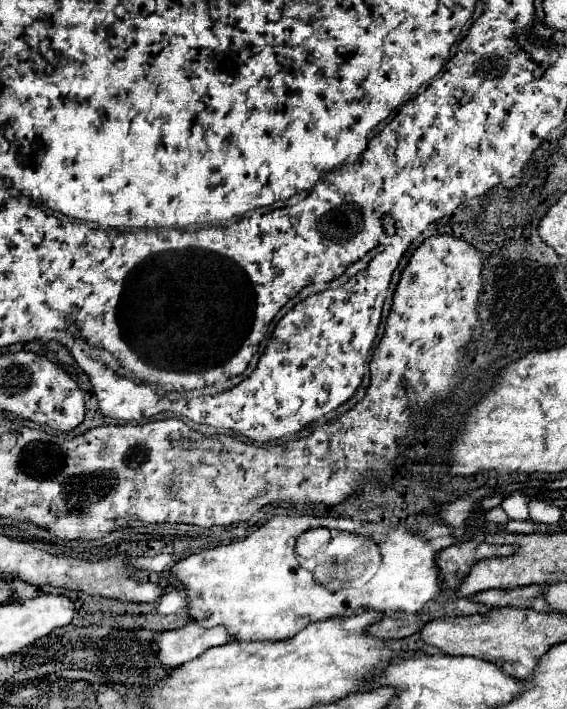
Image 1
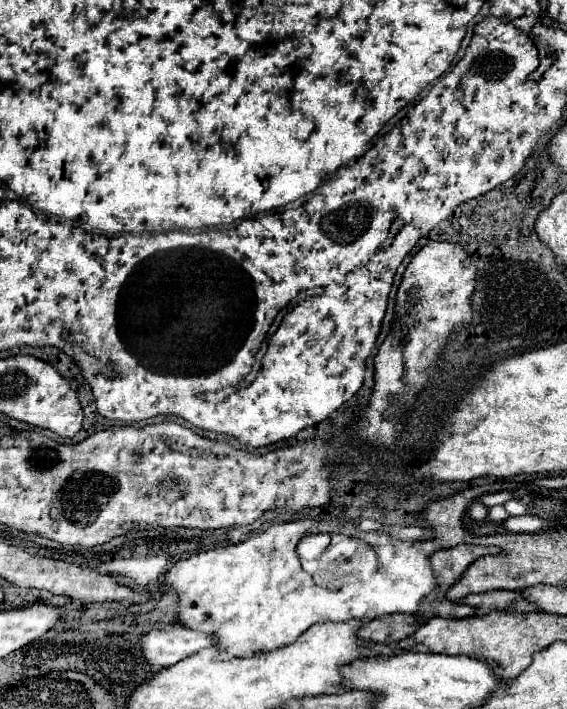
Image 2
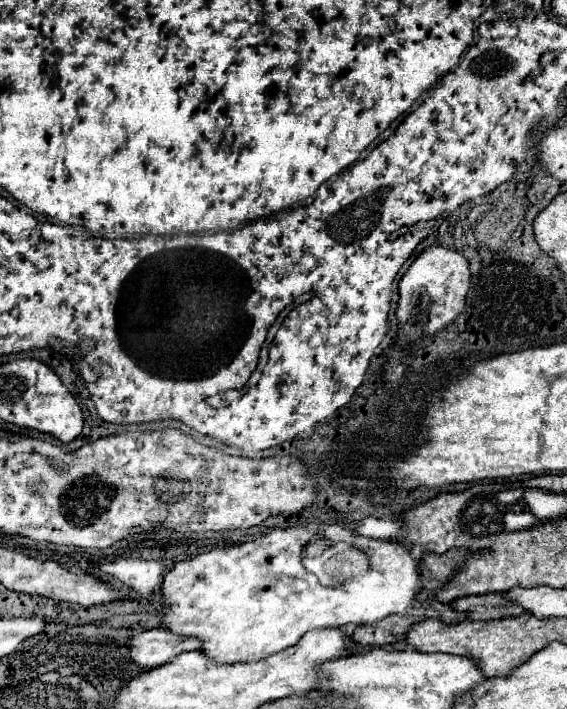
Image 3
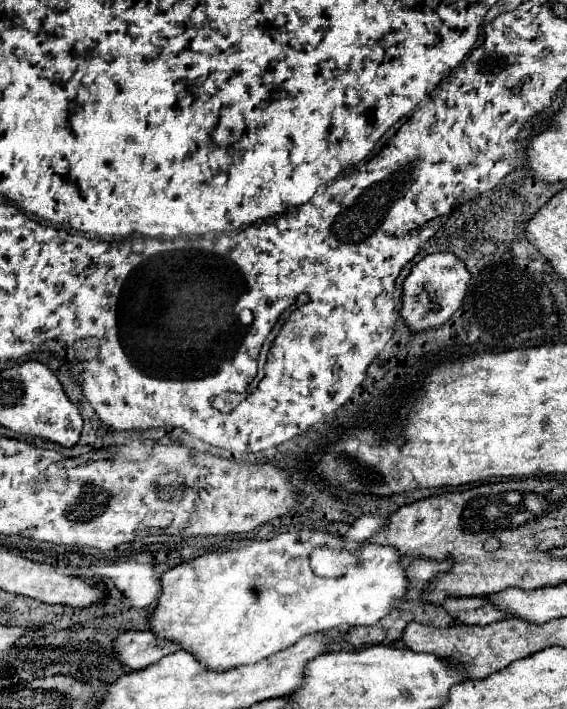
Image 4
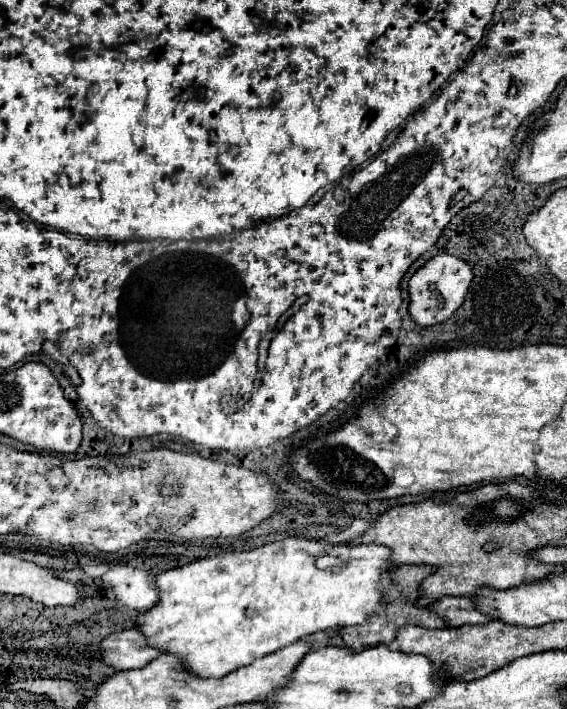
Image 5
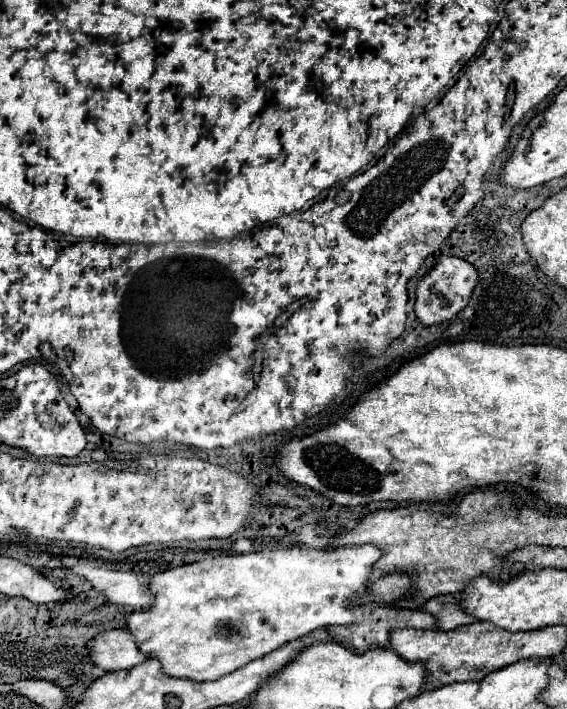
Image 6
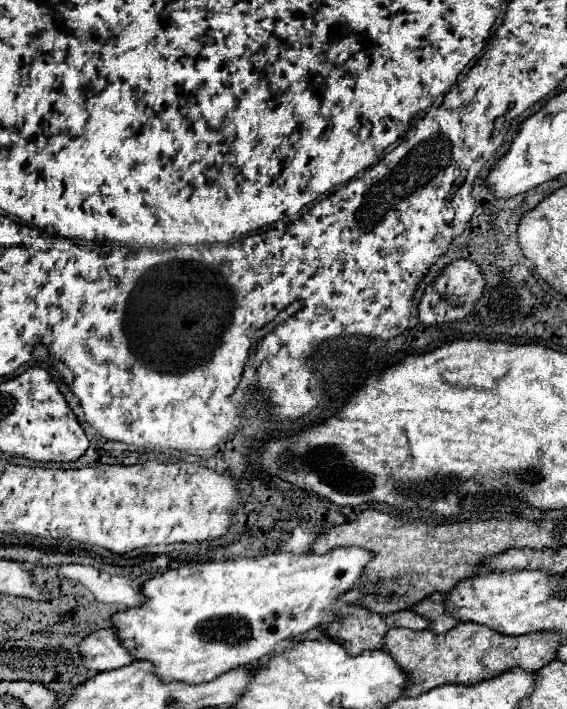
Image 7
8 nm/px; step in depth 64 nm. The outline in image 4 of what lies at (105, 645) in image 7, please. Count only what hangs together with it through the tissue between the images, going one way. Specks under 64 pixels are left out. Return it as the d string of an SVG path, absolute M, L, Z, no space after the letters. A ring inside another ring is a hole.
M124 632L114 640L116 658L132 670L142 670L176 650L180 648L174 642L160 640L152 632Z

